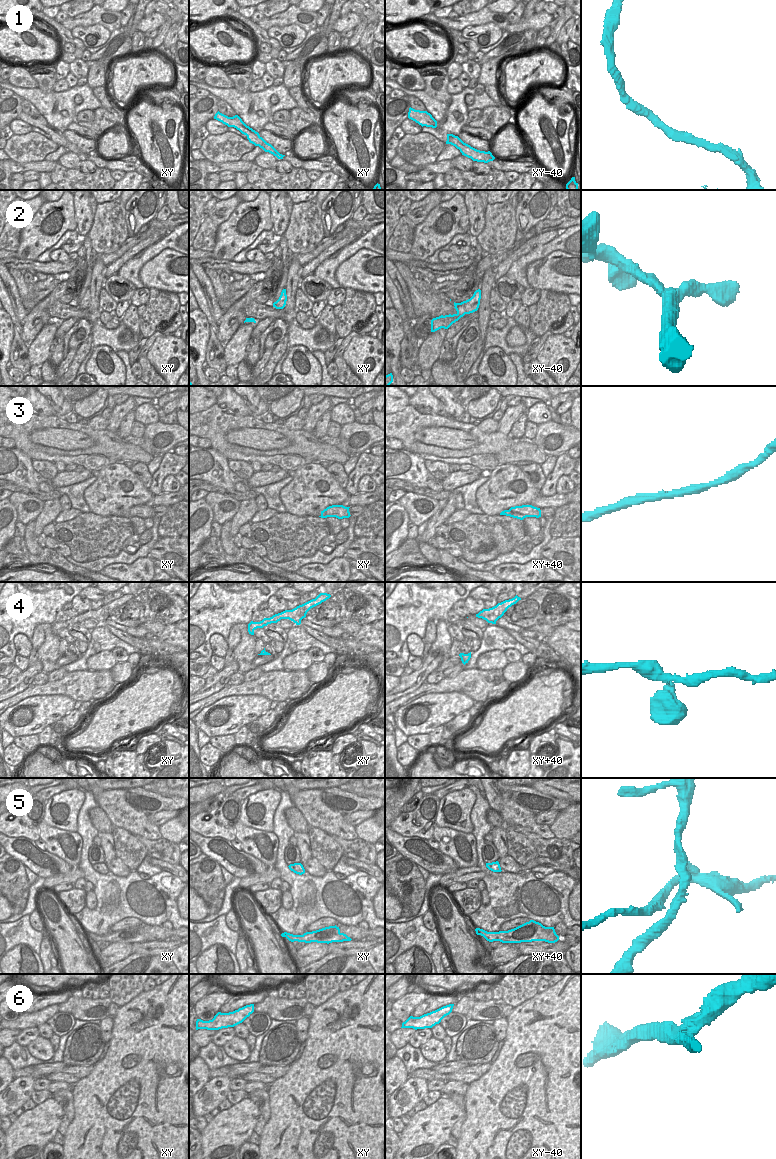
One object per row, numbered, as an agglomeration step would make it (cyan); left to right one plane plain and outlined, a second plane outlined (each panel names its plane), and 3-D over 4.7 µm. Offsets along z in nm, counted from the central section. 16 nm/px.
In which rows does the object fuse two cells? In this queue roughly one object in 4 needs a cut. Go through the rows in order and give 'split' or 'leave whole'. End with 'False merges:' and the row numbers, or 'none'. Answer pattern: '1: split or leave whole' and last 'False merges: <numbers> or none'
1: leave whole
2: leave whole
3: leave whole
4: leave whole
5: split
6: leave whole
False merges: 5

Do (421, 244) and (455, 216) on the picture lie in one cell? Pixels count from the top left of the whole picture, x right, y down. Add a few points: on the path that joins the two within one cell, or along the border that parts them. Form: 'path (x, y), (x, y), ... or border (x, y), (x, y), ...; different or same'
path (432, 234), (445, 234), (452, 227); same

